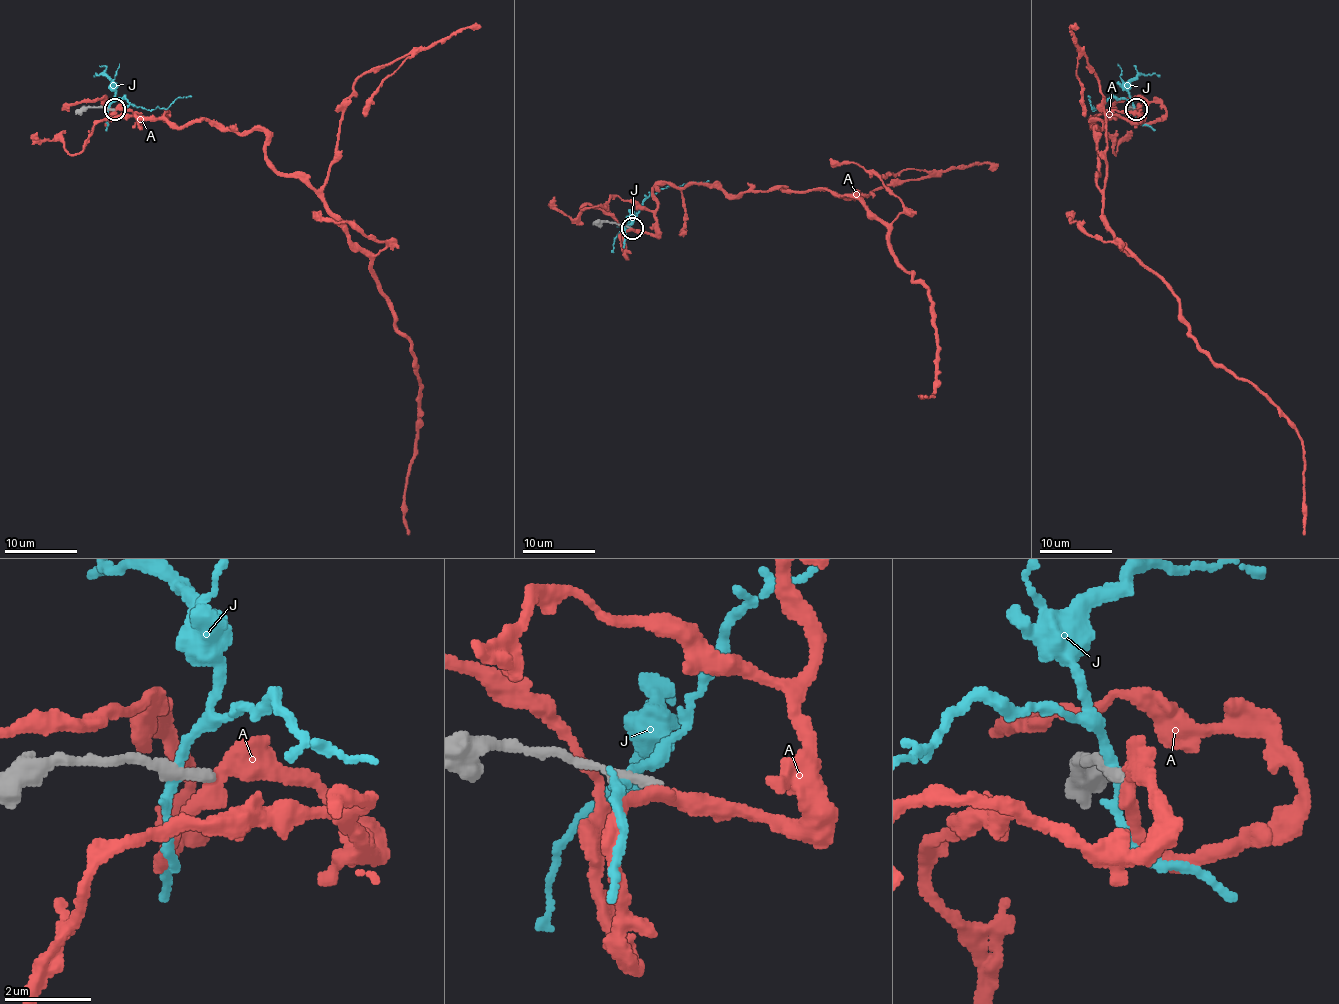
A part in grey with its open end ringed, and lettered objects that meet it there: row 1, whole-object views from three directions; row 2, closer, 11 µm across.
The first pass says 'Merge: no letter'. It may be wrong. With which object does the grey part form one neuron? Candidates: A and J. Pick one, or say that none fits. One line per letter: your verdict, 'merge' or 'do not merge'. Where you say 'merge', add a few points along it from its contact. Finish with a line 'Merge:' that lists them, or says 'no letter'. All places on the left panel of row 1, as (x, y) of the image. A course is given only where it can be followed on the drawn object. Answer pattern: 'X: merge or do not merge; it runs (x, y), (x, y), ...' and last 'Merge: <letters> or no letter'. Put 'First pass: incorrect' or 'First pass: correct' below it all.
A: do not merge
J: do not merge
Merge: no letter
First pass: correct

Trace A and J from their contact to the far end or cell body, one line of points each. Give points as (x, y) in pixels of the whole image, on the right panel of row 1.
A: (1137, 110), (1141, 119), (1092, 117), (1102, 122), (1102, 223), (1179, 301), (1197, 345), (1298, 433), (1305, 535)
J: (1134, 108), (1130, 101), (1112, 97), (1093, 110), (1088, 95)

